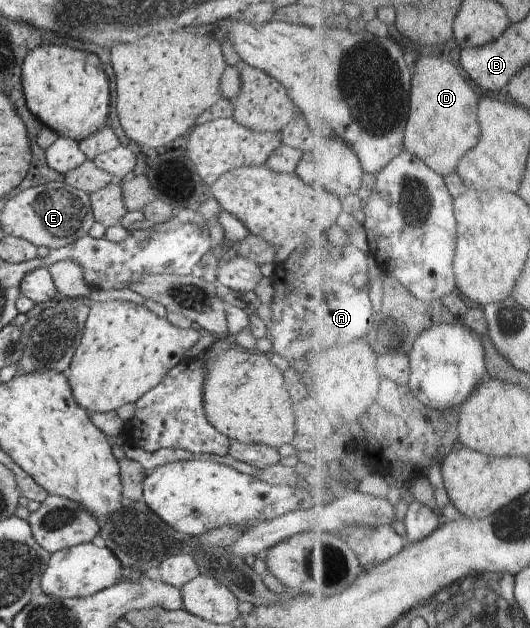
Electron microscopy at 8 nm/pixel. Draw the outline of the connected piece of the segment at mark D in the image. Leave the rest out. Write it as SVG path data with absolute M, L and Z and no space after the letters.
M423 57L413 85L413 117L407 131L407 149L443 175L457 173L465 155L483 139L479 105L479 93L452 60Z

